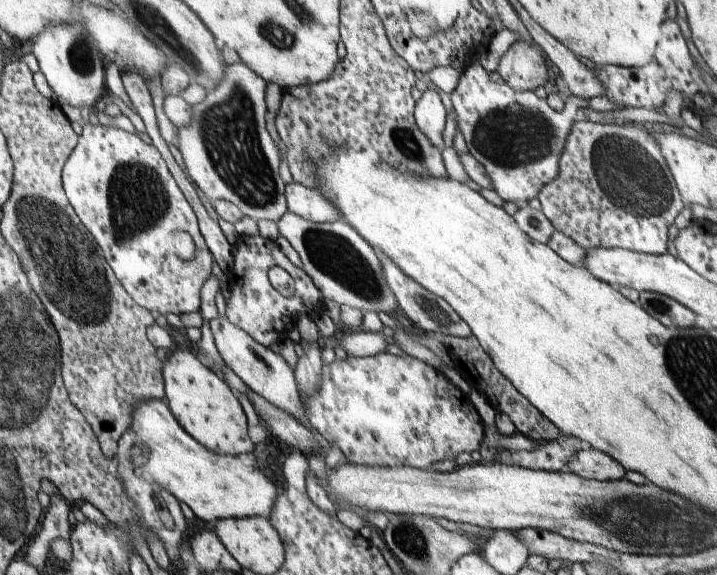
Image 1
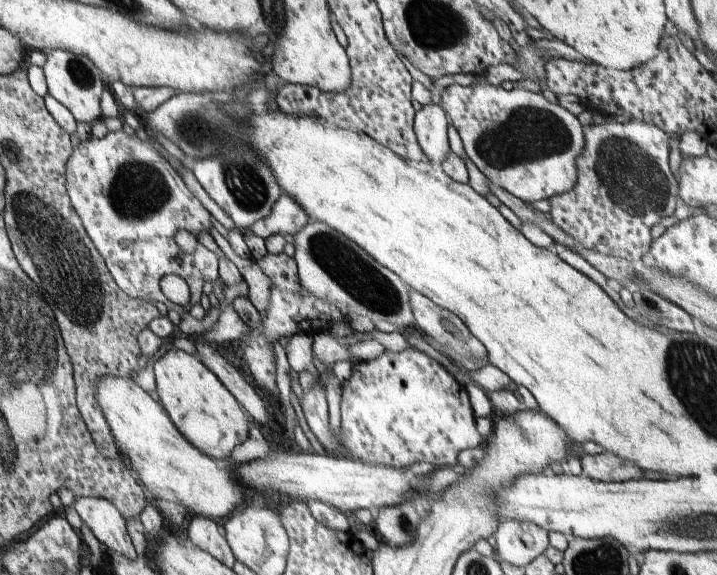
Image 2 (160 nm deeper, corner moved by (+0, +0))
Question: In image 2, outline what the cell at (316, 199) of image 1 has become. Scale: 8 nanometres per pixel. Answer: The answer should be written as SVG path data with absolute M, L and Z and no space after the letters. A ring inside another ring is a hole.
M282 193L275 202L275 206L272 207L269 216L256 221L248 229L248 233L256 234L263 239L272 235L295 235L308 224L308 221L310 218L304 209L294 202L292 197Z

